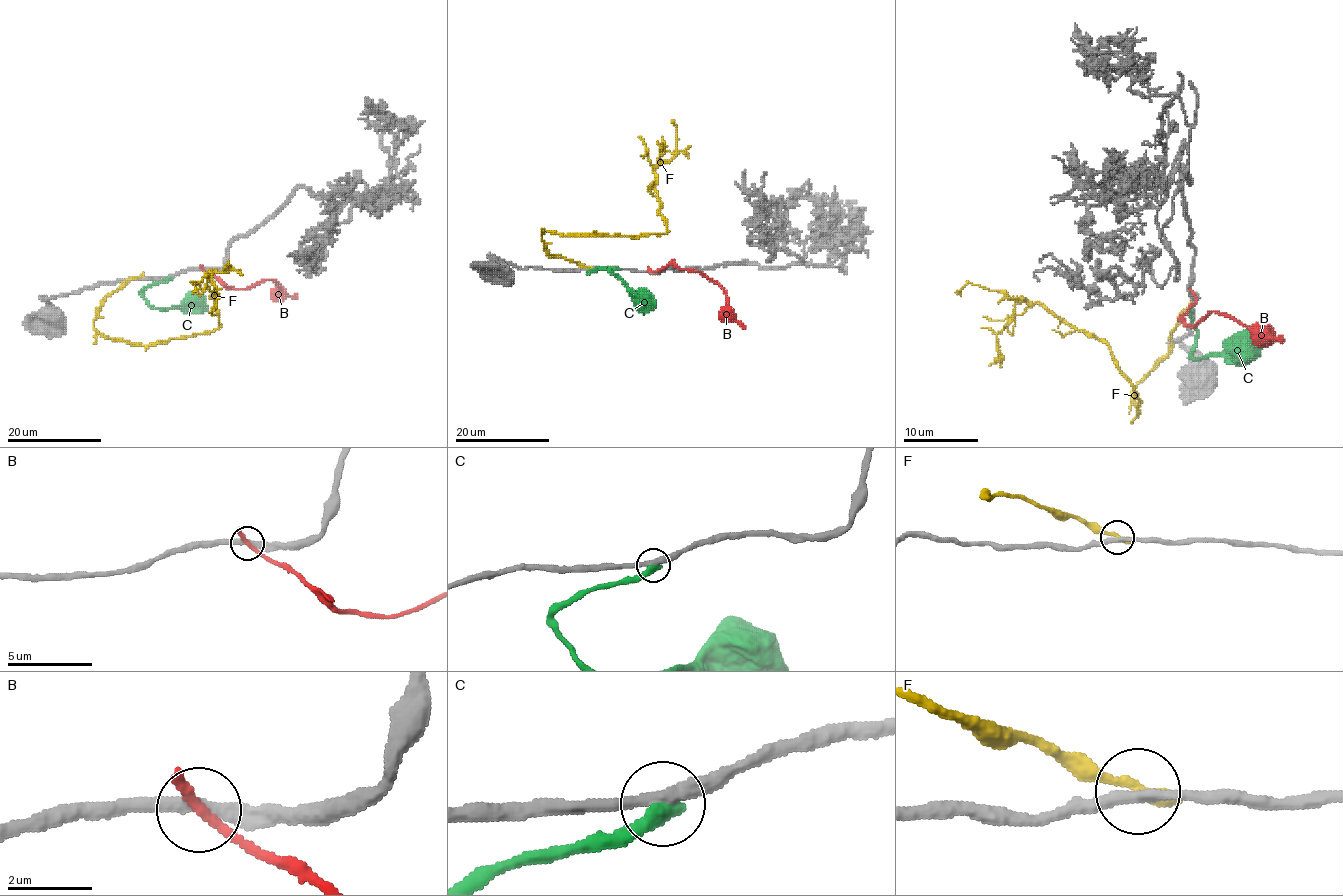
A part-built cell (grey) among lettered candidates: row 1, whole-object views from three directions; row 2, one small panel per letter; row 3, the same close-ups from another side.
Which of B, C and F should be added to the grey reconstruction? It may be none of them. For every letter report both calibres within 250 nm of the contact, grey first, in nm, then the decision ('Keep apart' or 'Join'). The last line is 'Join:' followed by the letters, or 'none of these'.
B: Thickness 300 nm (grey) against 320 nm. Keep apart
C: Thickness 280 nm (grey) against 420 nm. Keep apart
F: Thickness 280 nm (grey) against 280 nm. Keep apart
Join: none of these

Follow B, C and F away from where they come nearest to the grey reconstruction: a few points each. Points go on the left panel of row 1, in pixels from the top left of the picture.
B: (203, 269), (235, 289), (245, 289), (271, 279), (284, 293), (297, 296)
C: (169, 278), (148, 285), (141, 296), (150, 305), (161, 308), (178, 307), (192, 295), (199, 295), (204, 300)
F: (139, 278), (104, 301), (100, 334), (154, 345), (210, 333), (219, 319), (206, 274), (228, 261), (223, 269)

